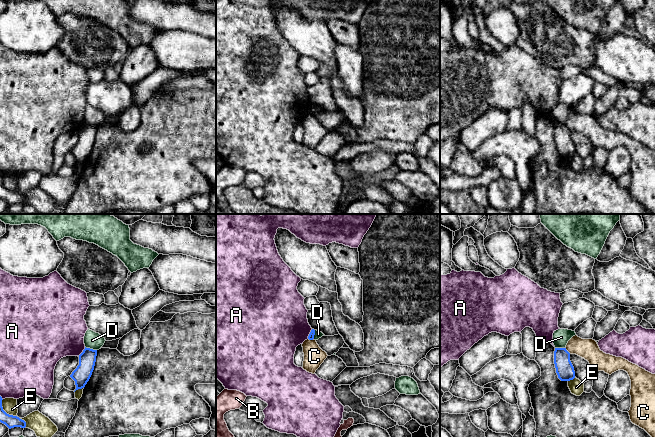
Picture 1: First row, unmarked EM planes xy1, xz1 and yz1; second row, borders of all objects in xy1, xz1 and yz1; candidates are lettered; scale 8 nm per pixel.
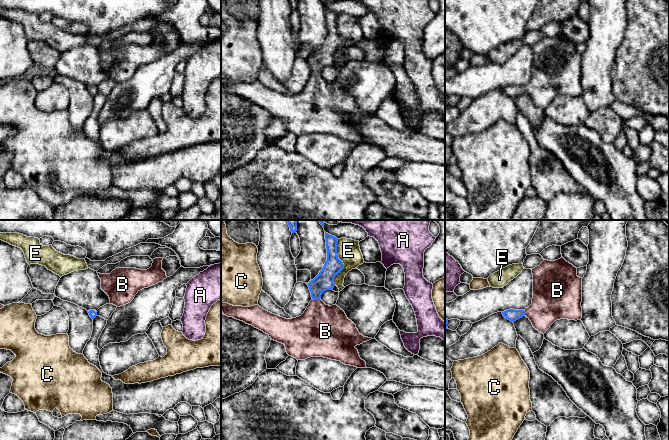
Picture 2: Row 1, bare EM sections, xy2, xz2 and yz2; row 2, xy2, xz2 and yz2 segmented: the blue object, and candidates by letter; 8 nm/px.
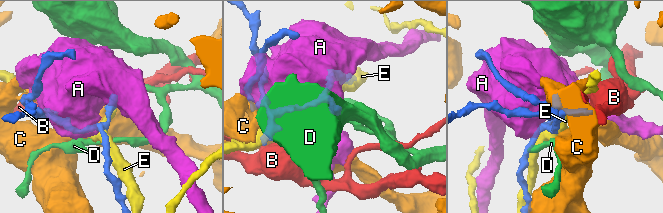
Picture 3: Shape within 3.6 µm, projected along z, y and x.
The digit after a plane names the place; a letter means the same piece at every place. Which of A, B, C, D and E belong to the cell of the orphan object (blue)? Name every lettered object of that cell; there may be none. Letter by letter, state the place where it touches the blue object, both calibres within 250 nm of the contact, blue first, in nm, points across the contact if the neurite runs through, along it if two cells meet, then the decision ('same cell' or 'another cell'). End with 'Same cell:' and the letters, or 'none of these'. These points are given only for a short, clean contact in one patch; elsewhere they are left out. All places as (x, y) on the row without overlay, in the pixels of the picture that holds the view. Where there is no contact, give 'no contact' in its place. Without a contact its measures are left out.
A: xy1 (82, 128) | 140/400 nm | another cell
B: xz2 (316, 75) | 150/400 nm | across xz2 (324, 56), (316, 64), (316, 75), (322, 105) | same cell
C: yz1 (566, 126) | 140/160 nm | another cell
D: xy1 (91, 125) | 140/140 nm | along xy1 (85, 122), (96, 126) | another cell
E: xz2 (342, 38) | 150/190 nm | another cell
Same cell: B

